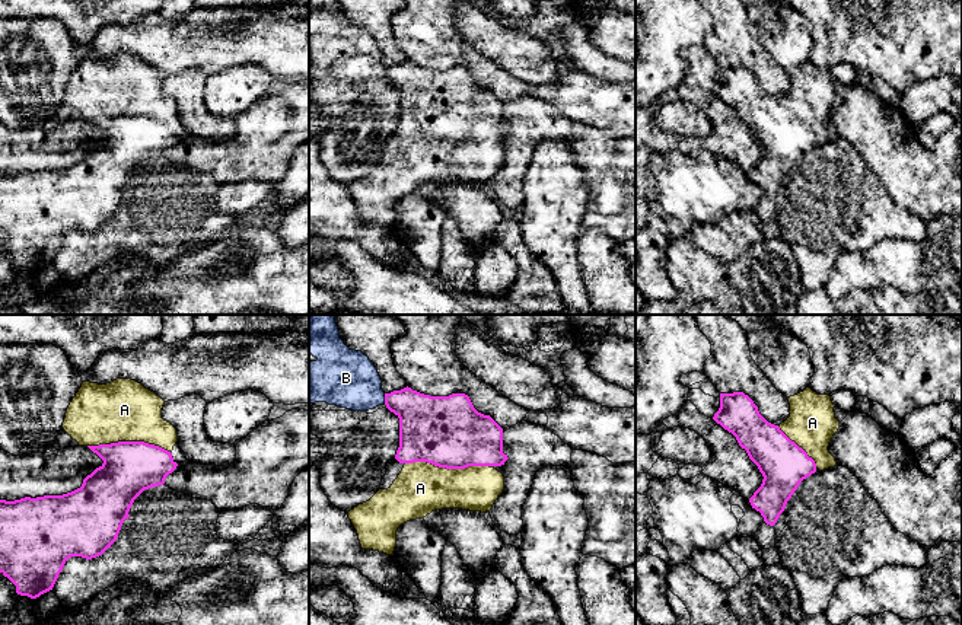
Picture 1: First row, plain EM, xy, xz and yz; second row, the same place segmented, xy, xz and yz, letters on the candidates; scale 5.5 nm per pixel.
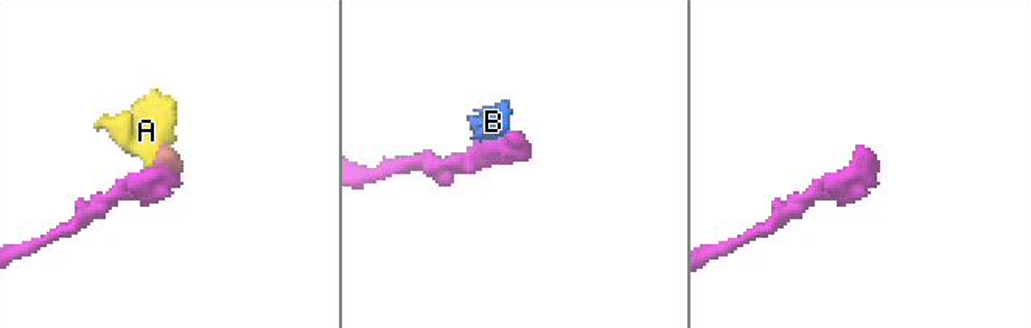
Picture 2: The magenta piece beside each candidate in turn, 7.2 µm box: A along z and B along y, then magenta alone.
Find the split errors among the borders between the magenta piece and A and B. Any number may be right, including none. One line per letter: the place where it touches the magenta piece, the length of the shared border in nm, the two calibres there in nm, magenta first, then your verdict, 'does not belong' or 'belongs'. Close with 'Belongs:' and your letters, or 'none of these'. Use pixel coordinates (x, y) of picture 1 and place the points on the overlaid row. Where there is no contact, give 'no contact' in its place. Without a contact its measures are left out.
A: xy (130, 442) | 460 nm | 300/340 nm | belongs
B: xz (385, 398) | 60 nm | 280/320 nm | does not belong
Belongs: A

